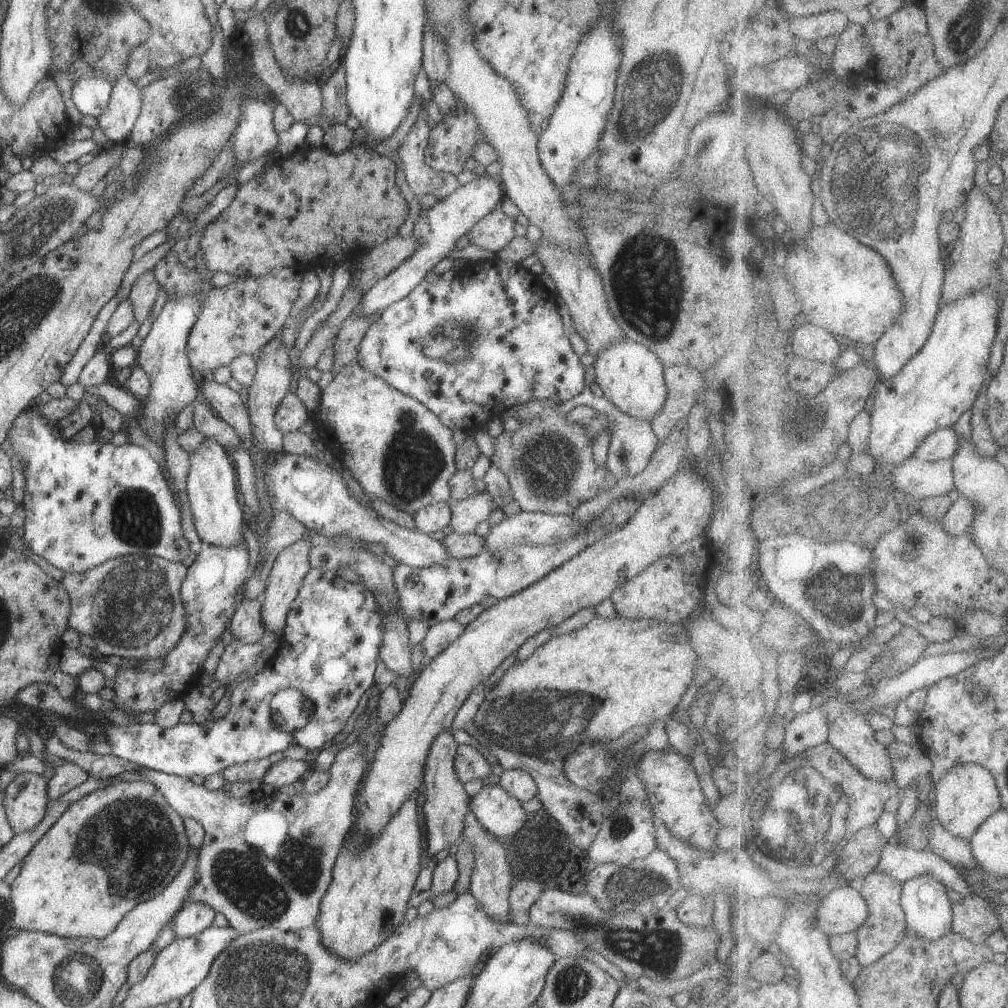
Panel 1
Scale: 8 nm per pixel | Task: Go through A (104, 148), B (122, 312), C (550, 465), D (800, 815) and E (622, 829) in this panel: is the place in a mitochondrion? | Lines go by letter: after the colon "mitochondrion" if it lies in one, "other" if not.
A: other
B: other
C: mitochondrion
D: mitochondrion
E: mitochondrion

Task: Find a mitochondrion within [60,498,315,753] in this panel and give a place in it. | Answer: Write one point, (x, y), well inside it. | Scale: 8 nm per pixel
(132, 604)

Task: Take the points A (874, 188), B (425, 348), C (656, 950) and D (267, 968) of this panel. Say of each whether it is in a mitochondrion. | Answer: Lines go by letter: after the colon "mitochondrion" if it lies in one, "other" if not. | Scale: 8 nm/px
A: mitochondrion
B: mitochondrion
C: mitochondrion
D: mitochondrion

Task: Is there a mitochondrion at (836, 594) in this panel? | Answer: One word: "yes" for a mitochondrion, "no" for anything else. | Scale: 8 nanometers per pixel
yes

